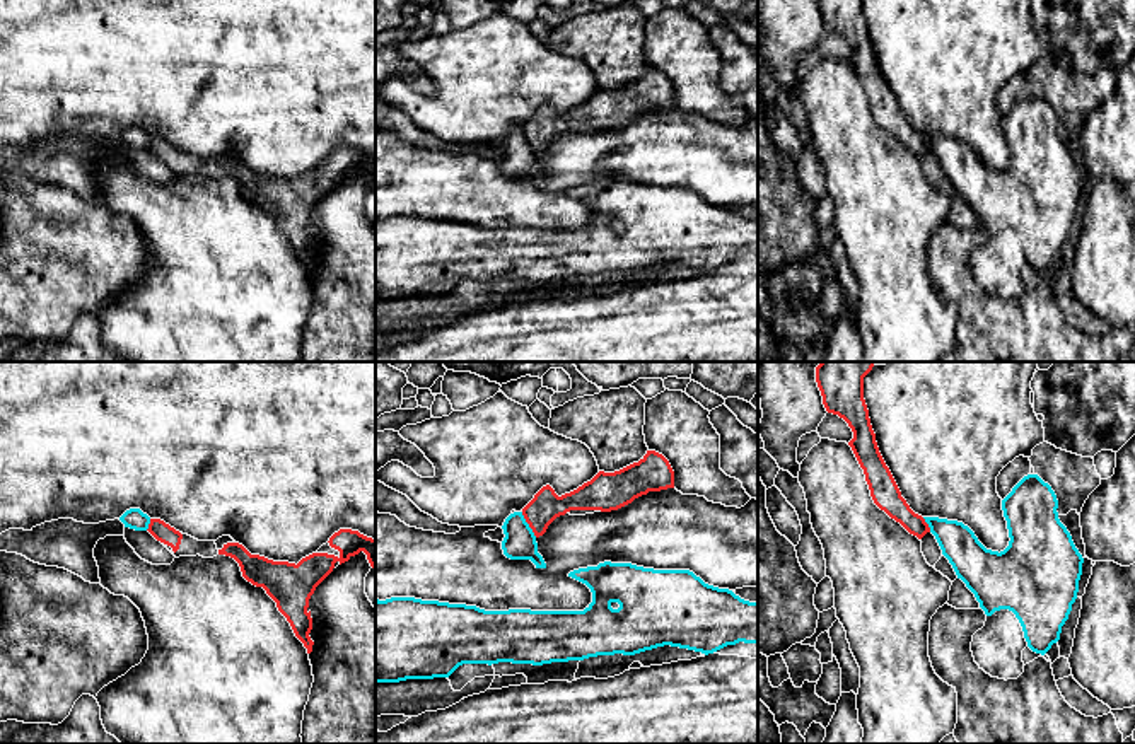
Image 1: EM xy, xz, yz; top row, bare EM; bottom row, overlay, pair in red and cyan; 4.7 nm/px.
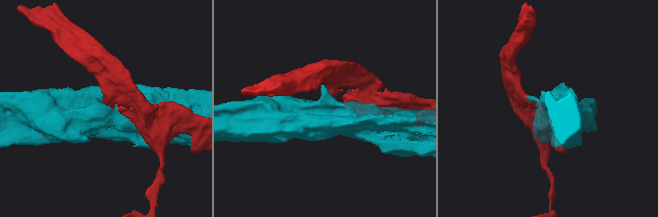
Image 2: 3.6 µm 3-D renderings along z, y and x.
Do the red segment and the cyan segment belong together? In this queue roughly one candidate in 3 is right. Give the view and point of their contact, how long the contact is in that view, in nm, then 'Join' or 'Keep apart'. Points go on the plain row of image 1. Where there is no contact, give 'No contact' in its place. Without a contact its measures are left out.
Touches red at xz (528, 140). Shared border 140 nm. Keep apart

